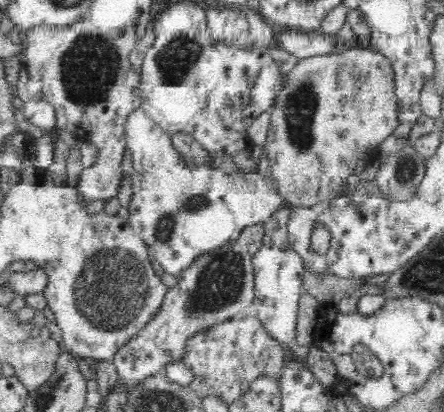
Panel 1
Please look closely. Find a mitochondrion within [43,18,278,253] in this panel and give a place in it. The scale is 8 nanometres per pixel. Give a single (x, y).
(90, 67)

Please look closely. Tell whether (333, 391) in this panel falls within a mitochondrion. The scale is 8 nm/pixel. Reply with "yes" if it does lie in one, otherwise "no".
no

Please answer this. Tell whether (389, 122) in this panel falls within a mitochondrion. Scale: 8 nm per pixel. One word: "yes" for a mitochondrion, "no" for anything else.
no

